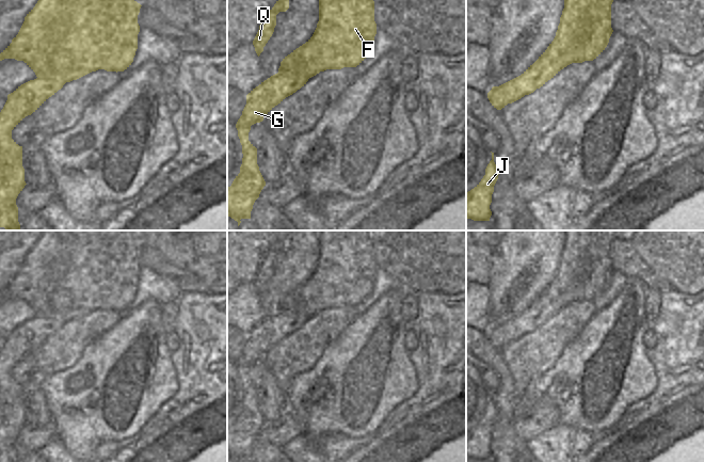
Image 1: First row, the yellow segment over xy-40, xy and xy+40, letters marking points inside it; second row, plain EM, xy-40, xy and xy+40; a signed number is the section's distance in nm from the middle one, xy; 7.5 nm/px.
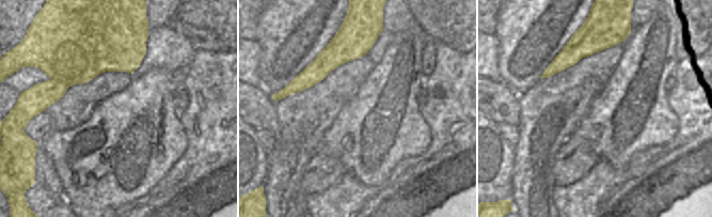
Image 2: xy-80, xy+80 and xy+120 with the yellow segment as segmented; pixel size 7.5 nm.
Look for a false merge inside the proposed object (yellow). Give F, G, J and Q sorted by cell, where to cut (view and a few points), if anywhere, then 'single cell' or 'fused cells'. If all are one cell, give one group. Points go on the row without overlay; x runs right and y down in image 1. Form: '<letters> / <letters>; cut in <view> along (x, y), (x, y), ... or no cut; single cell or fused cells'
F Q / G J; cut in xy along (278, 309), (291, 309), (296, 314), (292, 320), (297, 329); fused cells

